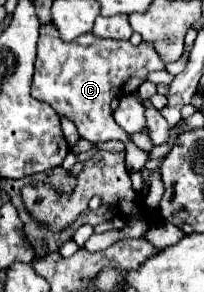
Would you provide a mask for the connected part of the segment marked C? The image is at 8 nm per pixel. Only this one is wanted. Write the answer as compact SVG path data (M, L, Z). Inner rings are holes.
M43 24L37 42L37 60L31 96L49 104L59 116L75 122L81 138L97 144L107 140L121 140L126 147L126 166L129 171L139 171L147 162L148 154L130 141L127 132L111 120L111 100L137 92L147 80L149 72L165 70L165 62L151 44L141 42L133 46L129 40L99 38L93 32L63 42L53 24Z

